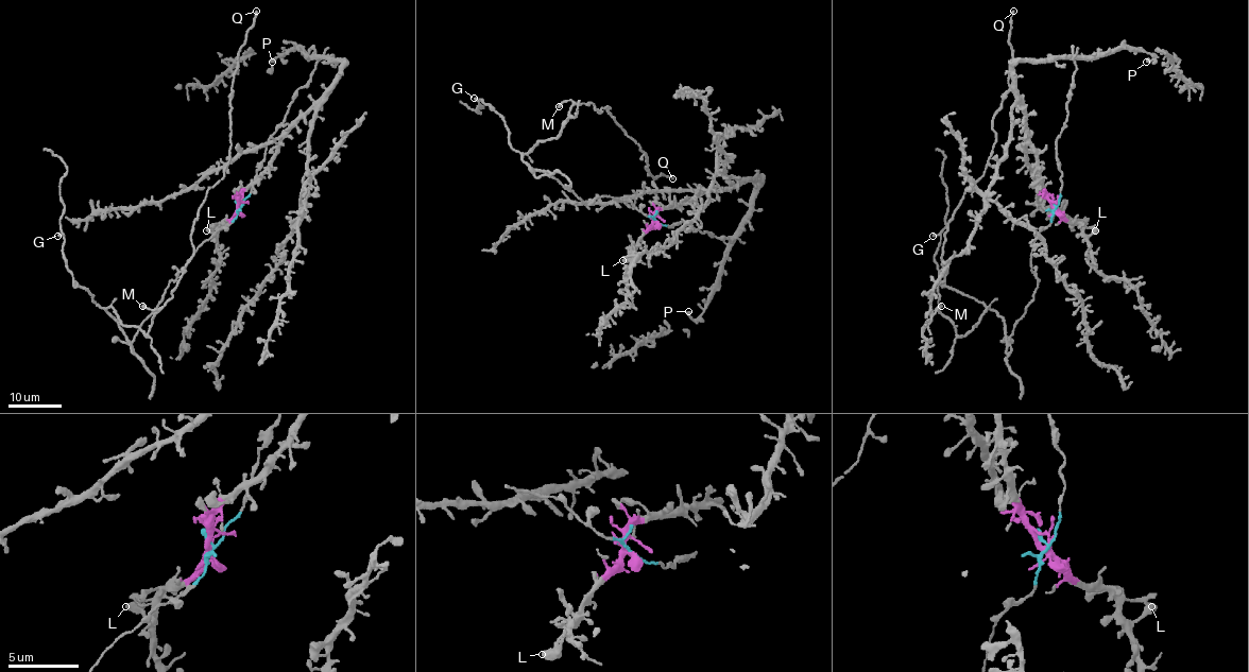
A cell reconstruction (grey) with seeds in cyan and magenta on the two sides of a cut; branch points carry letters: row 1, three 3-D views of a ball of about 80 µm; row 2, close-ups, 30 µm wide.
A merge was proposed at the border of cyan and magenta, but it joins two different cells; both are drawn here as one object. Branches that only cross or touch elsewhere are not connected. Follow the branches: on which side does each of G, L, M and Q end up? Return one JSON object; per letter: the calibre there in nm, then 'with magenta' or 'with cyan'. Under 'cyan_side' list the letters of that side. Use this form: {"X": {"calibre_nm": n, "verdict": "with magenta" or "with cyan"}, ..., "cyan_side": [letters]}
{"G": {"calibre_nm": 260, "verdict": "with cyan"}, "L": {"calibre_nm": 500, "verdict": "with magenta"}, "M": {"calibre_nm": 360, "verdict": "with cyan"}, "Q": {"calibre_nm": 240, "verdict": "with cyan"}, "cyan_side": ["G", "M", "Q"]}

